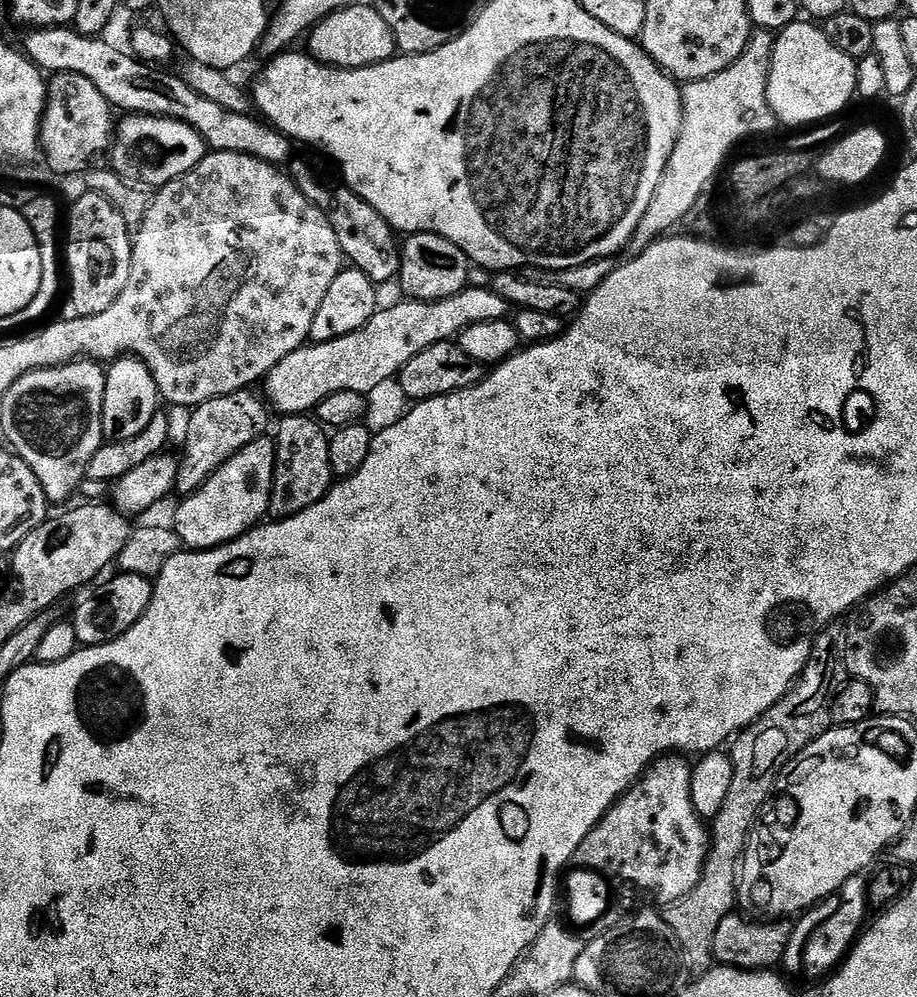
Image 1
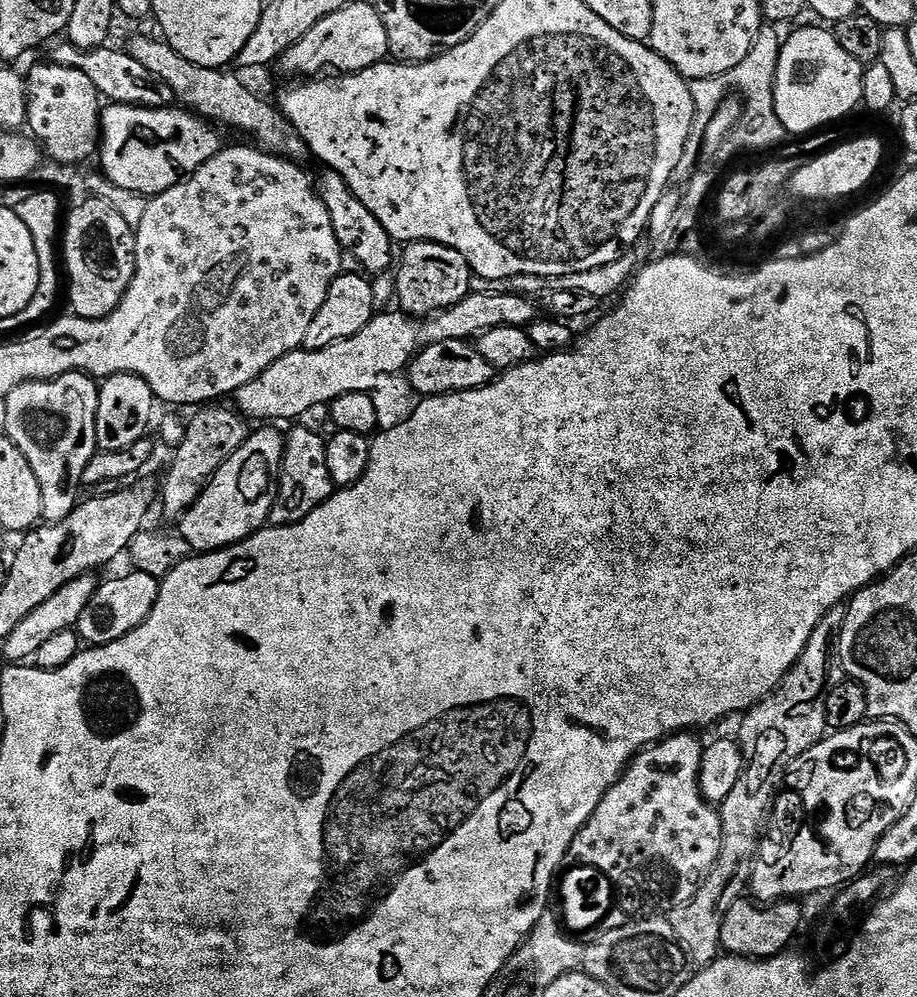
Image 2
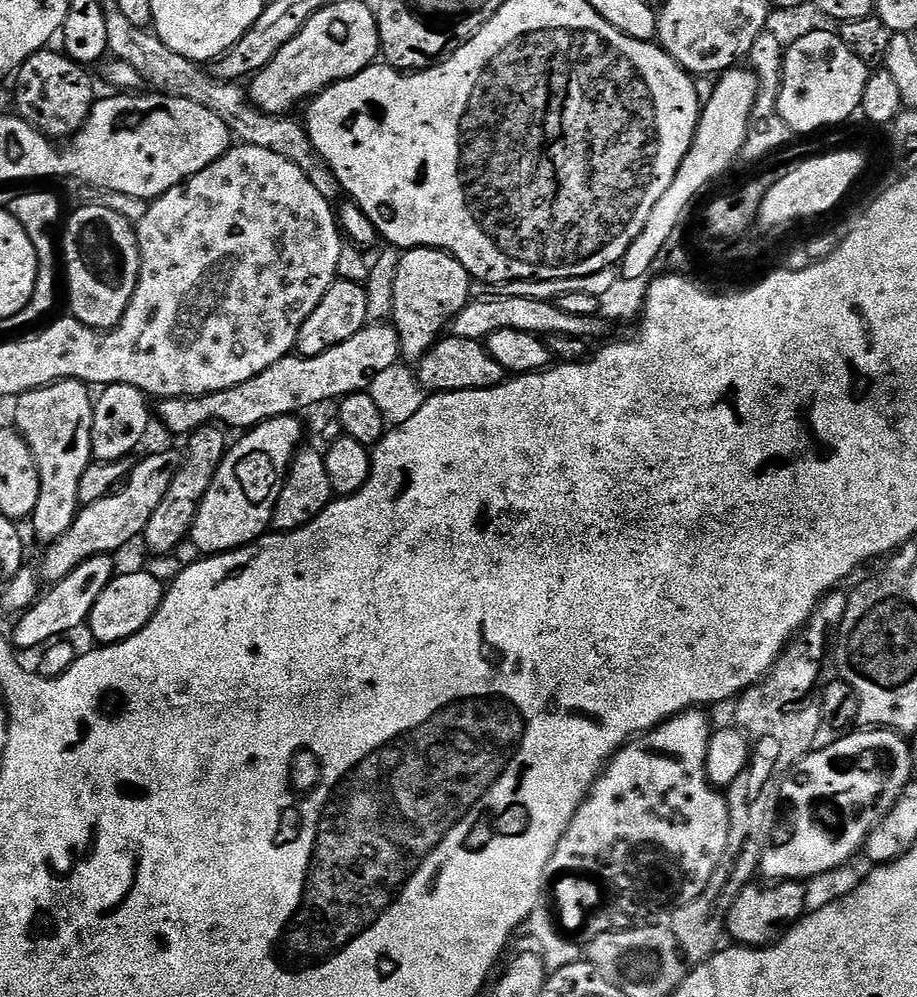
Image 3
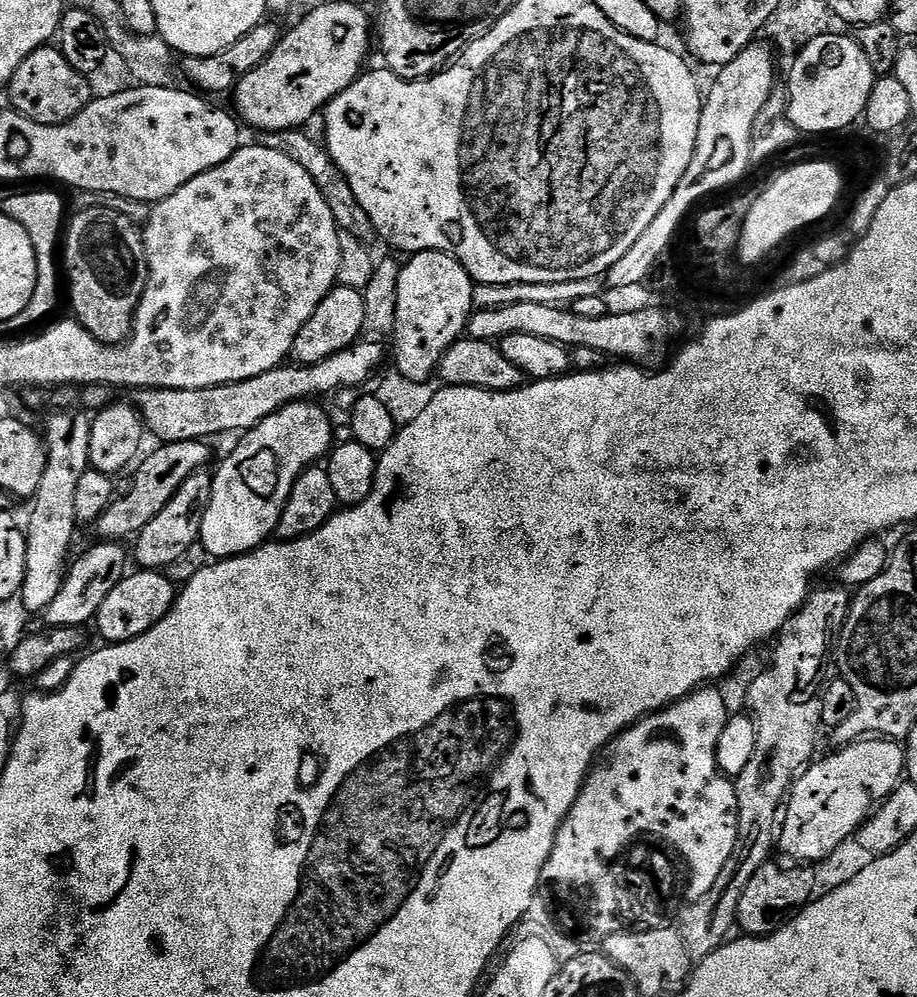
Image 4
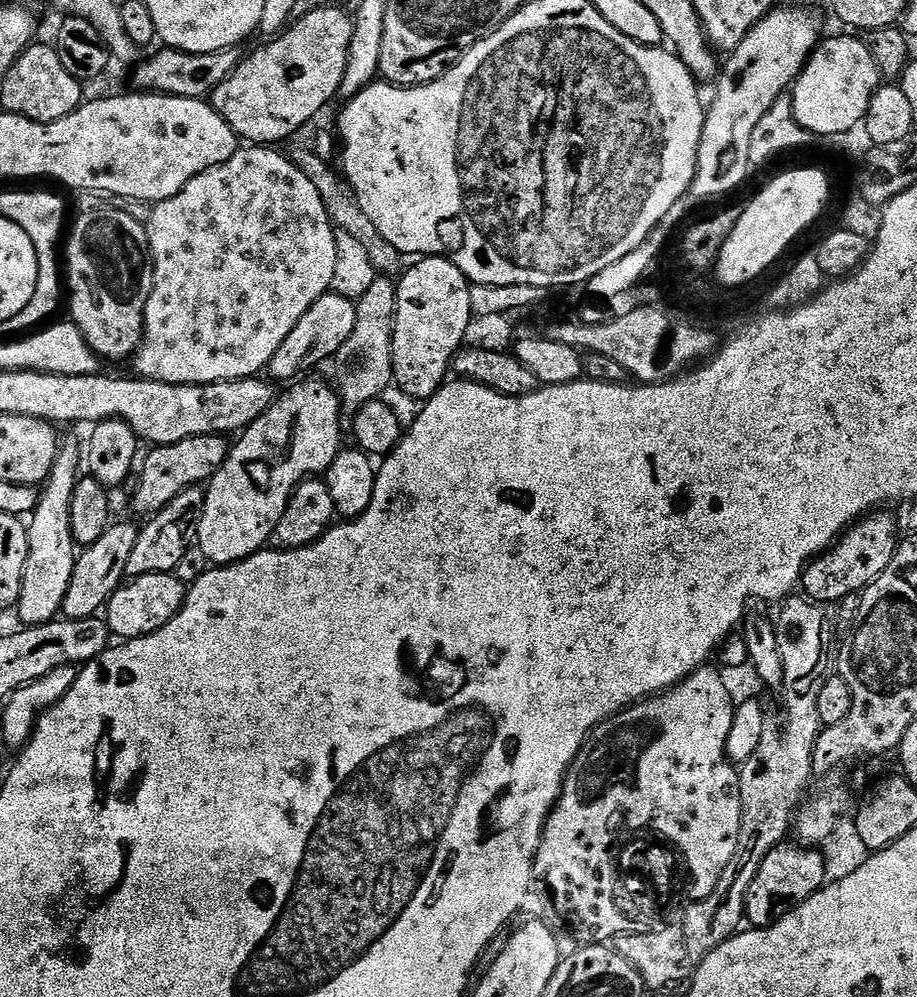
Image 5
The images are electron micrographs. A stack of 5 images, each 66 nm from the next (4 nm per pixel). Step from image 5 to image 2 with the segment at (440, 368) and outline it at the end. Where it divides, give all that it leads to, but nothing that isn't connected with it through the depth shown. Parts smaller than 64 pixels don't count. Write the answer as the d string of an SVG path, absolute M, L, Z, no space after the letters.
M425 240L409 243L405 248L408 249L401 260L399 257L398 267L395 269L399 311L410 317L427 318L443 308L454 306L462 297L468 295L473 287L474 277L466 258L462 258L458 250L450 250L450 246Z

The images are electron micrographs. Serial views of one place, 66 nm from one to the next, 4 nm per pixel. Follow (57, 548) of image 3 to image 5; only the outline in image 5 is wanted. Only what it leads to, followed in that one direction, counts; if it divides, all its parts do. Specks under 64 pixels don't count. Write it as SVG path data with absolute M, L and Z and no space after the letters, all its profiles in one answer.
M195 436L182 442L161 444L151 449L152 453L139 465L141 481L138 492L130 499L130 506L143 518L151 518L167 506L182 490L204 486L224 465L230 444L224 436Z

